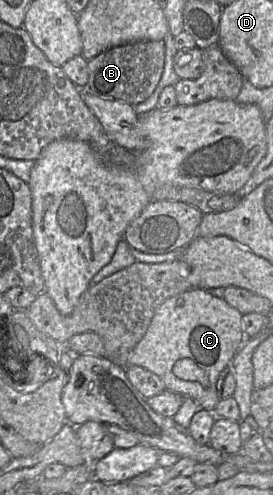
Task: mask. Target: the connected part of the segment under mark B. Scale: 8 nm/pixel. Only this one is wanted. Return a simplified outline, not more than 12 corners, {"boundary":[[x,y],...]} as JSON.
{"boundary":[[163,39],[88,60],[87,89],[136,105],[158,85]]}

